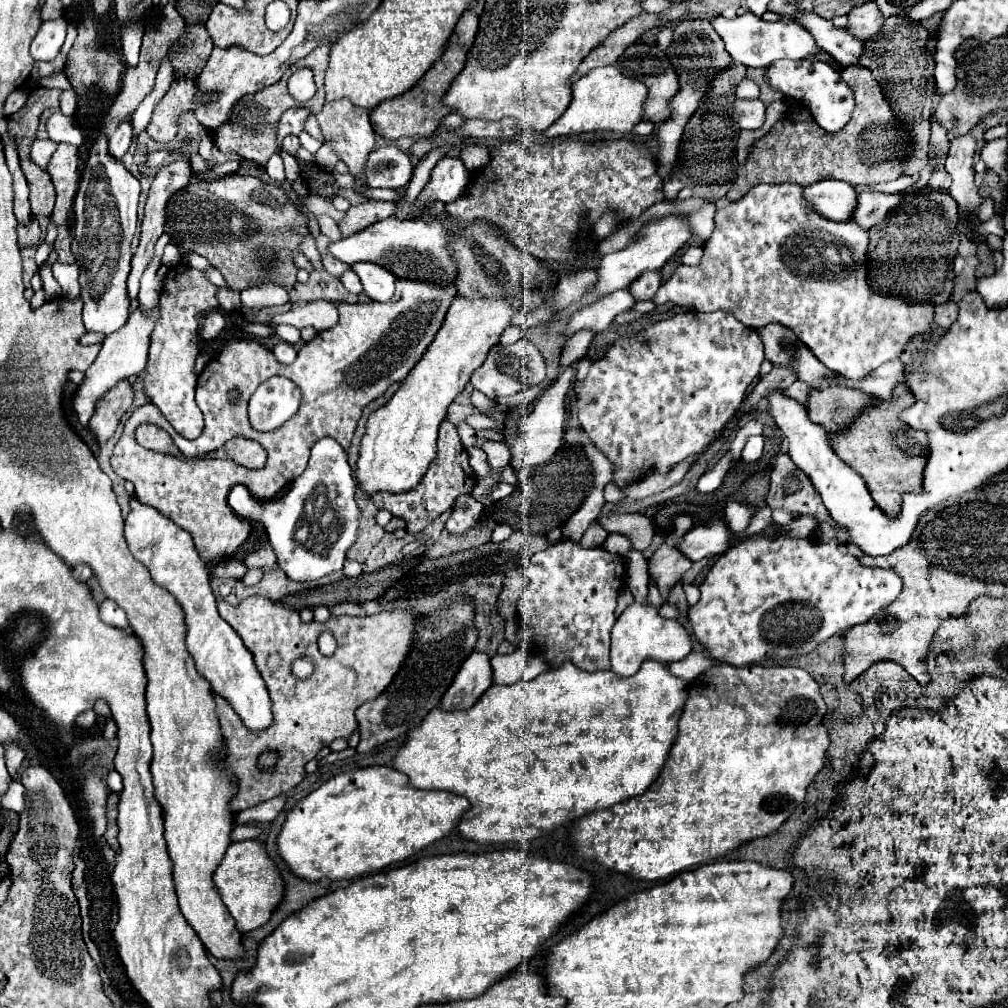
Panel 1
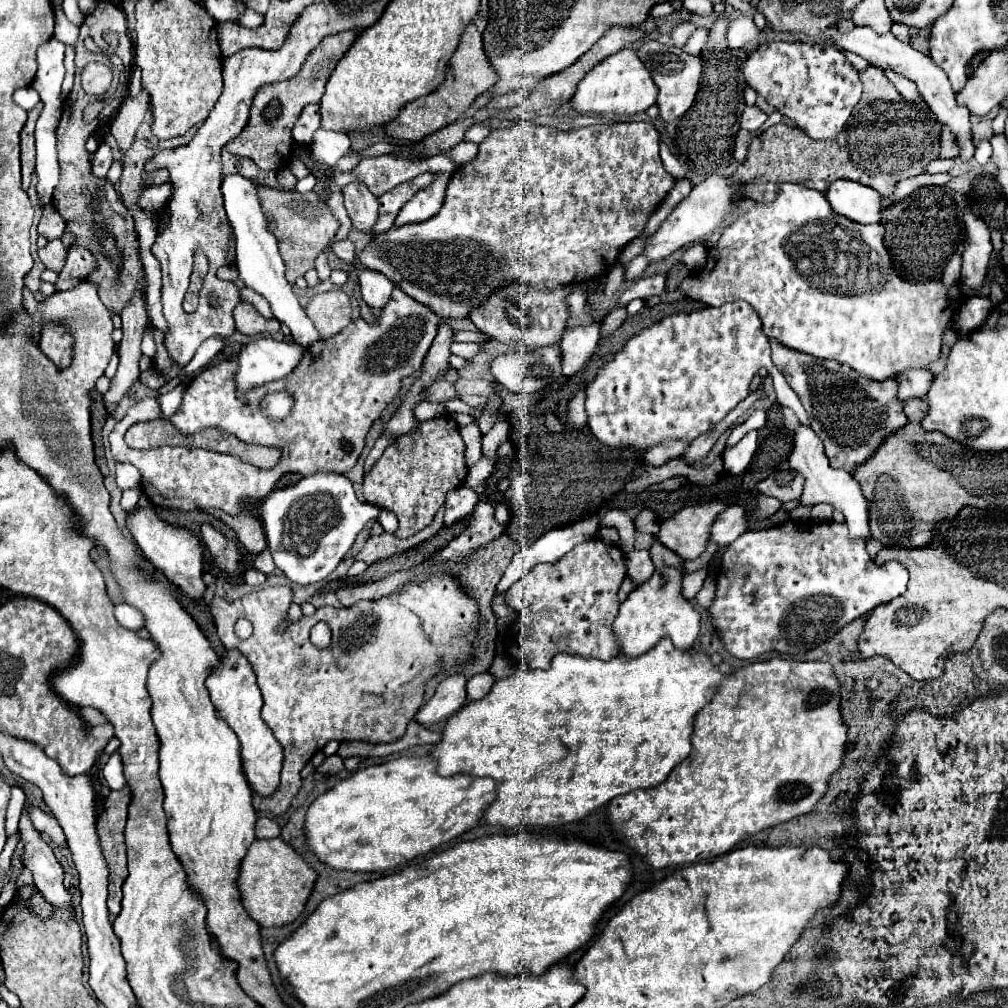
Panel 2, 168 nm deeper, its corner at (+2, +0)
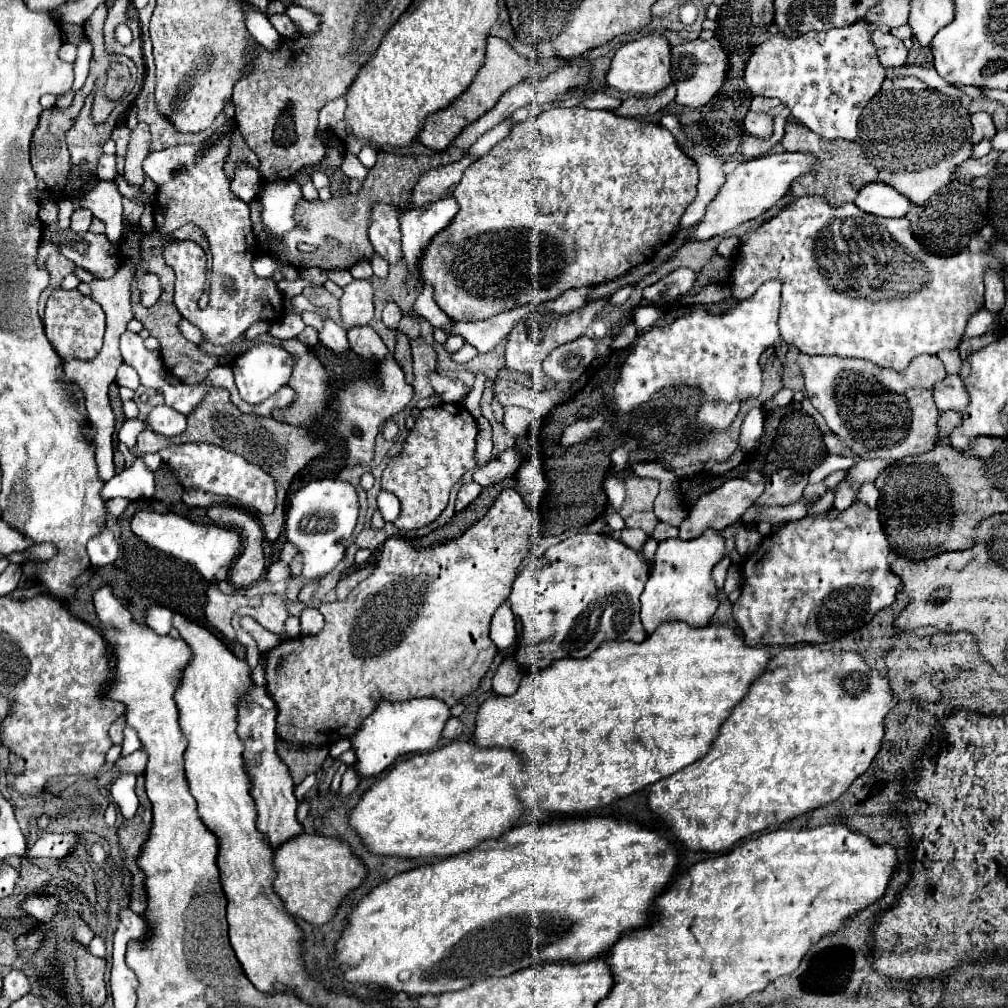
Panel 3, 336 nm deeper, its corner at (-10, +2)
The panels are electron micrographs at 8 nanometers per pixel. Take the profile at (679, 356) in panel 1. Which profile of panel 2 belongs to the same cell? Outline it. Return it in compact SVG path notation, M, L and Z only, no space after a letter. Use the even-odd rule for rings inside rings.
M733 301L717 309L705 307L701 311L665 317L663 321L631 337L587 385L587 427L603 445L613 449L653 449L667 441L691 443L699 435L707 433L749 395L753 375L765 365L773 365L769 339L763 335L759 317L755 317L751 307L747 307L743 301Z

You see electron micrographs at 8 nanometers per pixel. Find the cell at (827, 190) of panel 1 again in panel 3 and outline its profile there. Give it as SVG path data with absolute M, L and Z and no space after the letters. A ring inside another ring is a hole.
M871 183L871 185L865 185L857 193L855 205L859 209L863 209L871 215L879 215L879 217L903 217L909 211L911 201L889 185Z

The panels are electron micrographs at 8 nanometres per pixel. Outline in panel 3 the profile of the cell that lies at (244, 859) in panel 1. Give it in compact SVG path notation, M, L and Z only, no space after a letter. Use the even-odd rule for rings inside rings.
M303 833L283 843L283 847L277 849L273 863L277 871L275 891L283 899L287 911L313 925L325 925L331 921L347 893L361 887L367 877L367 867L345 841L323 835Z

